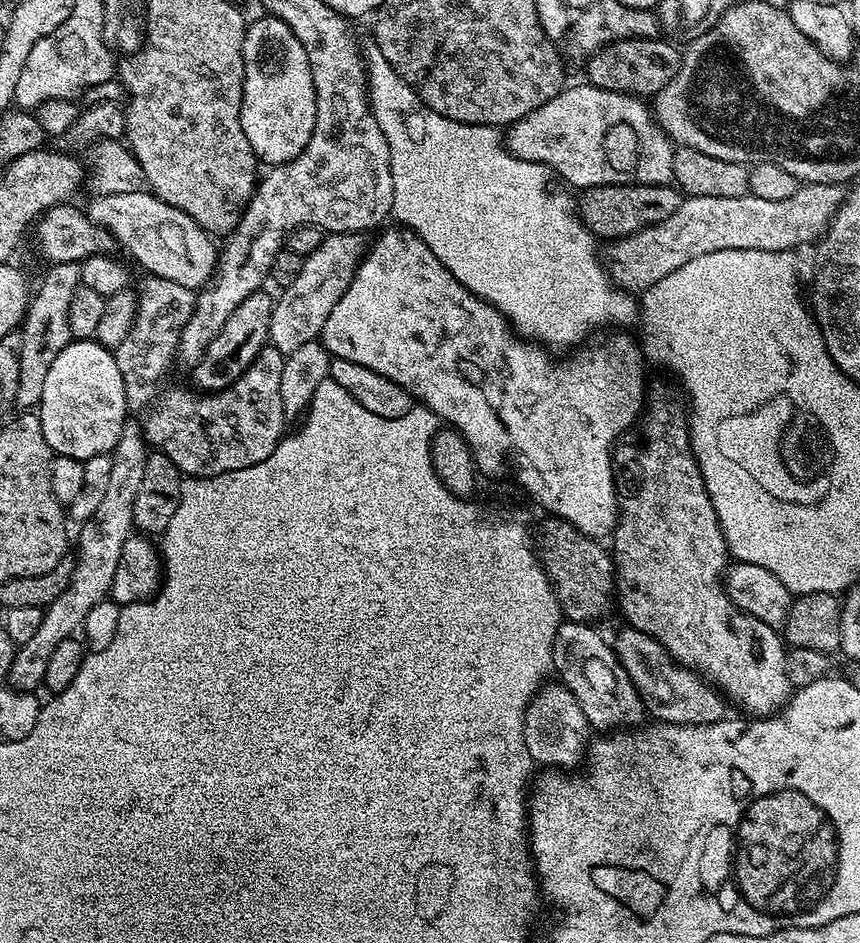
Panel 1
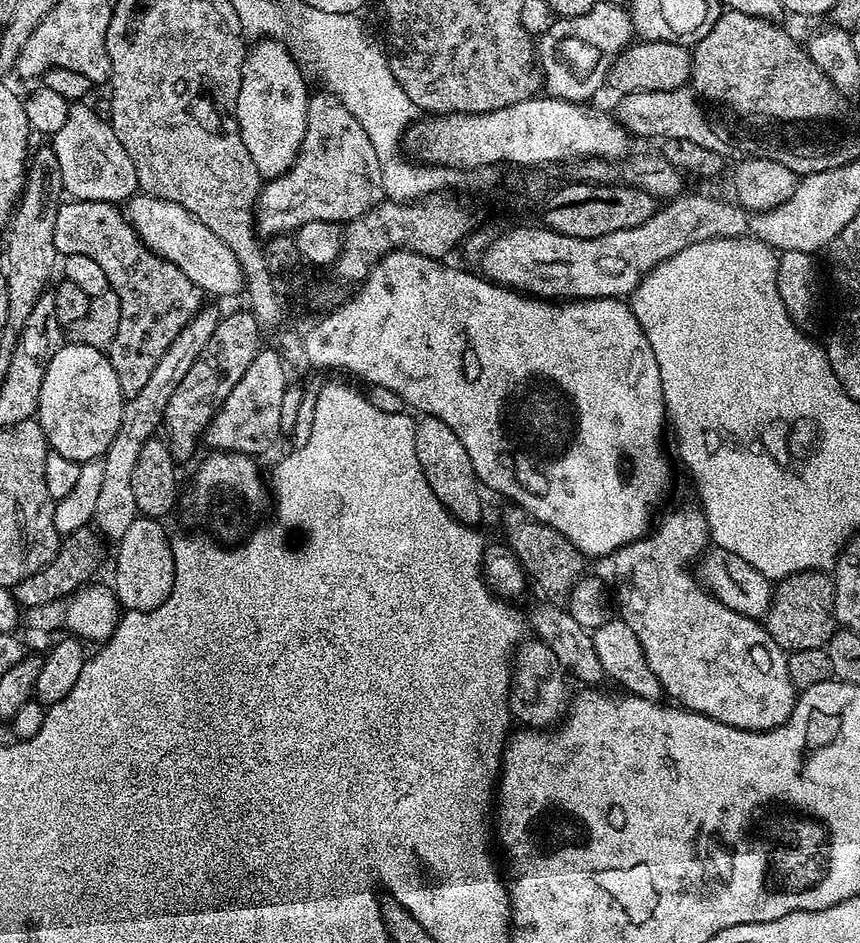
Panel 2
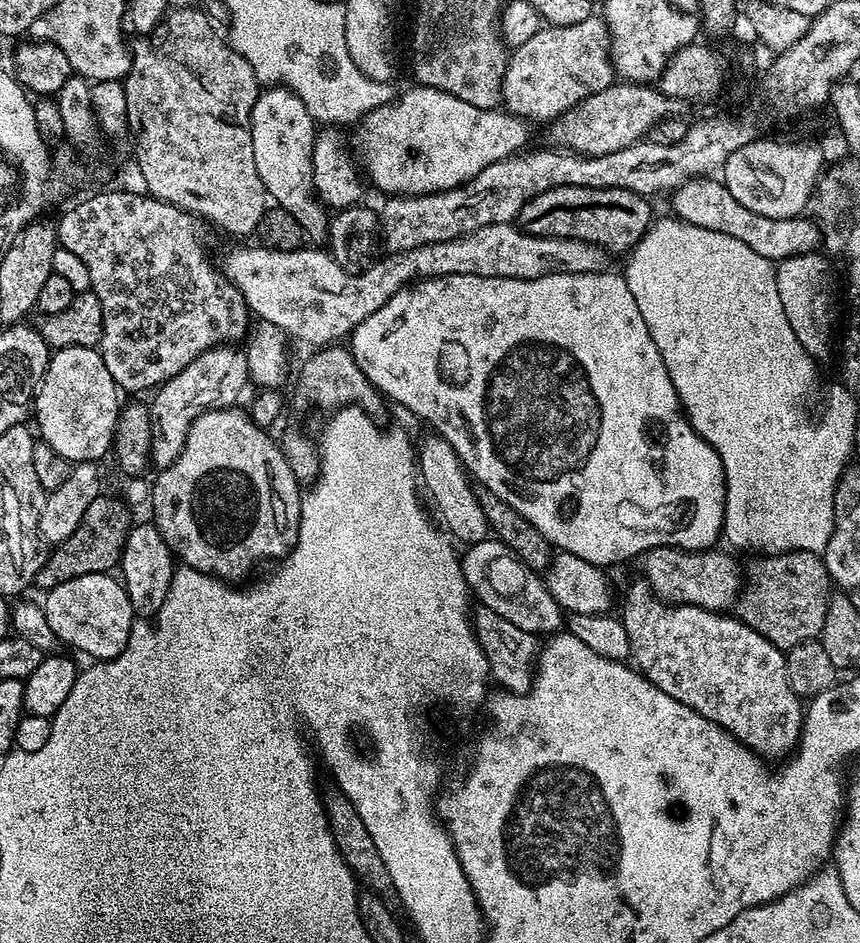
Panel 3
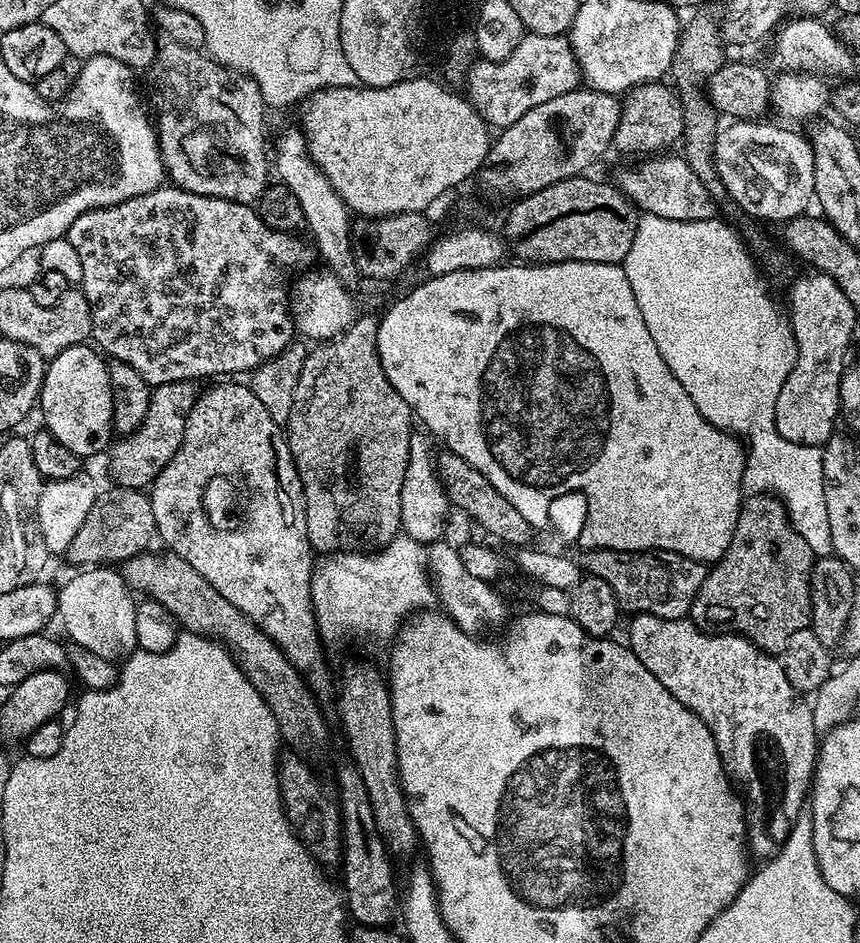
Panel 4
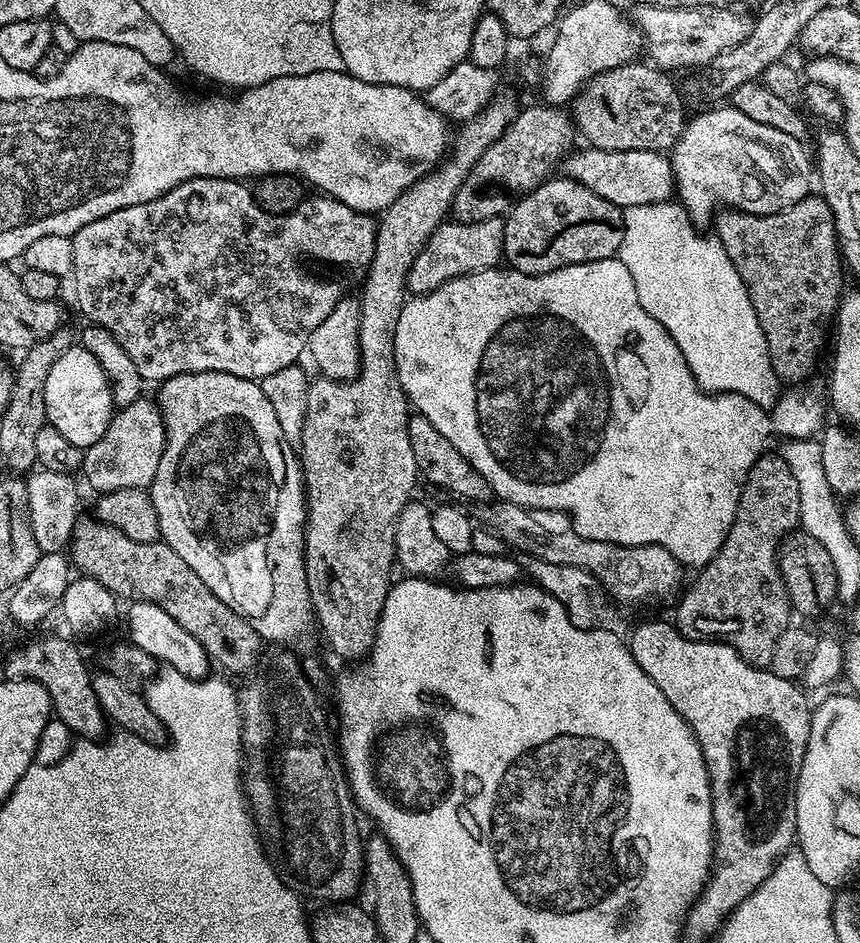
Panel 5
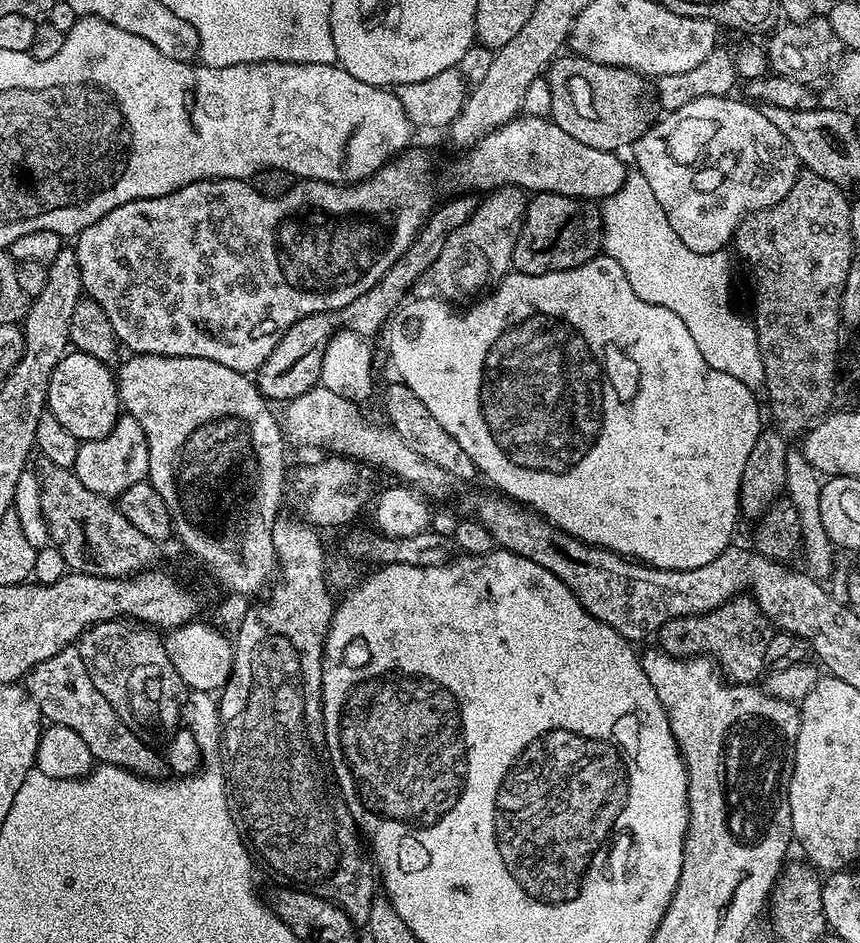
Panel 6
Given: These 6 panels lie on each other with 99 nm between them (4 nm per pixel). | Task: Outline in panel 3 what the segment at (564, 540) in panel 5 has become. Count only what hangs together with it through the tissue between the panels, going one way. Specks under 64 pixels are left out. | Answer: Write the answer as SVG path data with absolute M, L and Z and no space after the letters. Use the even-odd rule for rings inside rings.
M656 547L639 559L641 575L665 603L698 605L712 611L729 609L742 587L742 570L736 567L733 558L718 550L682 551L680 548Z

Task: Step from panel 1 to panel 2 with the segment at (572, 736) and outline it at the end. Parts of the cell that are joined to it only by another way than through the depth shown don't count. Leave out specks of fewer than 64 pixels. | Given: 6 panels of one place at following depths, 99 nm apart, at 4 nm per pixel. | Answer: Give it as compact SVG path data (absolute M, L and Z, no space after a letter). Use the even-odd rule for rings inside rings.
M528 638L517 647L512 666L512 684L508 688L508 711L517 725L528 730L548 730L570 707L570 691L564 681L566 669L560 665L552 648L538 639Z

